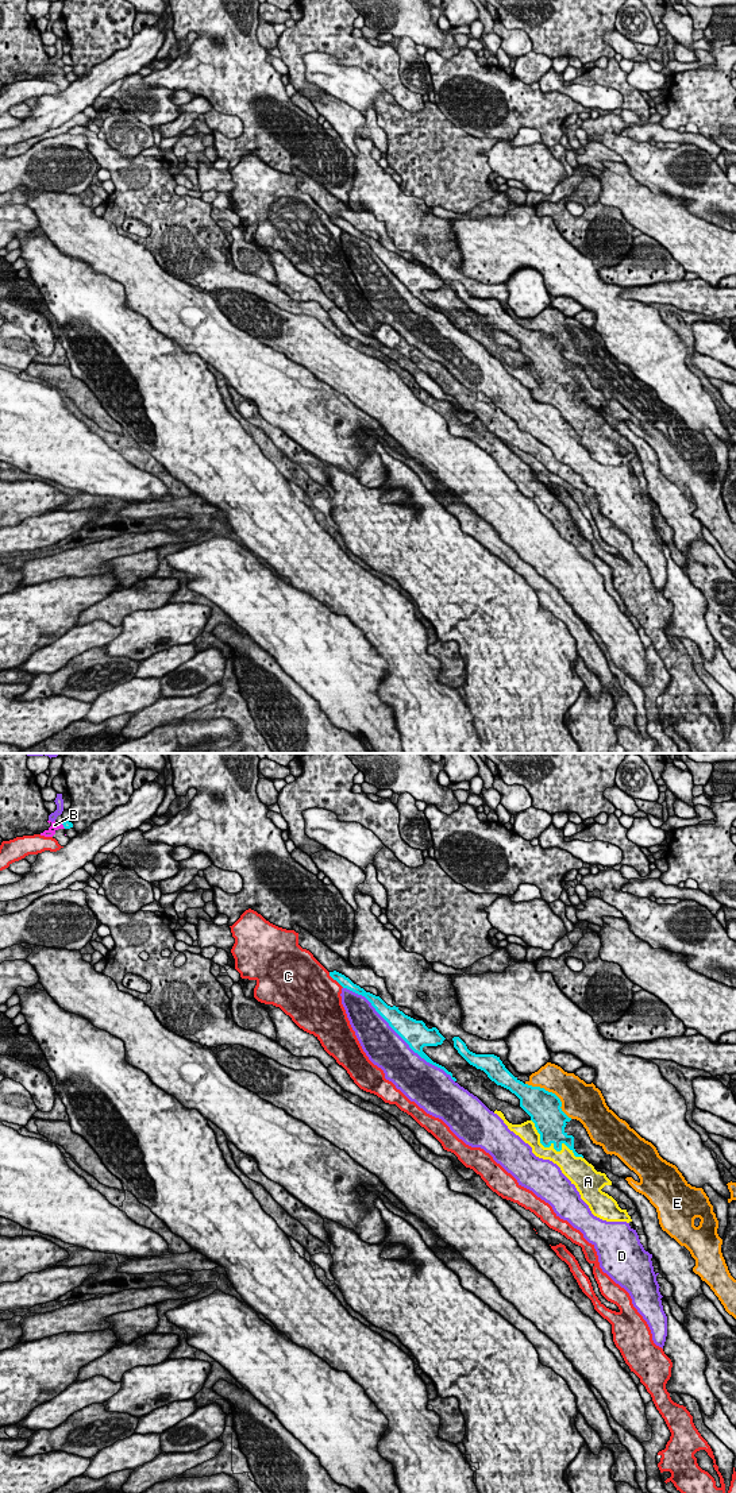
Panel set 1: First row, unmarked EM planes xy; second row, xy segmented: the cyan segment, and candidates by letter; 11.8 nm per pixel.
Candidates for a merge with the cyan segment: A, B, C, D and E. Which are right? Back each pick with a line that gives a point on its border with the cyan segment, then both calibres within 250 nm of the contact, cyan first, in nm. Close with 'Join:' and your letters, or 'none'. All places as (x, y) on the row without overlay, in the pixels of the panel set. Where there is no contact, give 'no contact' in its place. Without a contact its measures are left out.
A: contact xy (550, 389); calibres 340 and 240 nm
Join: A

